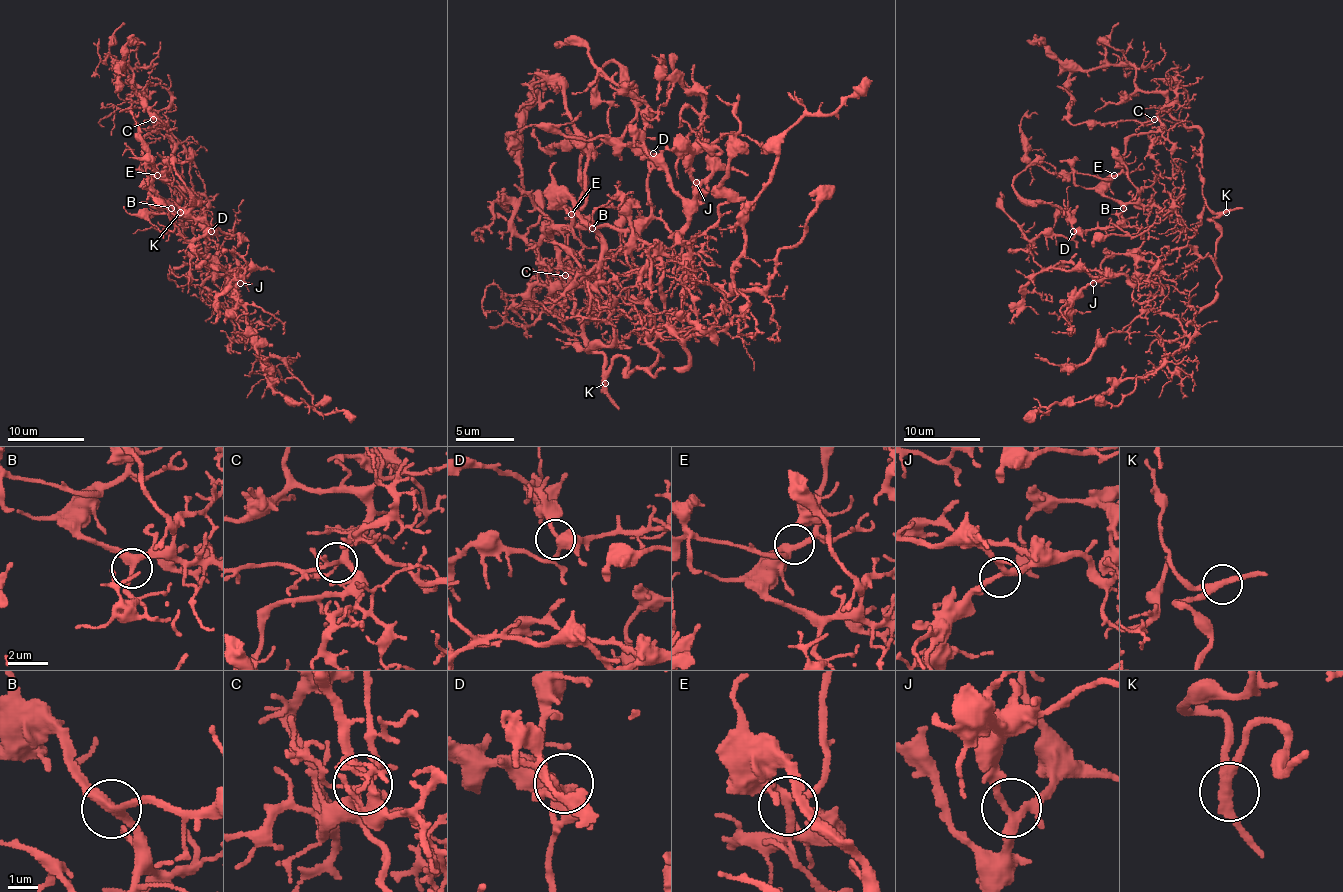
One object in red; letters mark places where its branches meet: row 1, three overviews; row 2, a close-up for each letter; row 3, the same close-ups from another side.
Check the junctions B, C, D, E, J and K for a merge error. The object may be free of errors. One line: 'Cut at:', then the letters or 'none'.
Cut at: none

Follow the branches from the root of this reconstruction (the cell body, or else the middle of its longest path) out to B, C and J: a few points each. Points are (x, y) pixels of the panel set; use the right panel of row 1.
B: (1195, 231), (1187, 227), (1175, 210), (1166, 211), (1160, 206), (1141, 206), (1137, 202), (1129, 202), (1123, 208)
C: (1195, 231), (1175, 210), (1118, 202), (1104, 194), (1121, 169), (1125, 142), (1154, 131), (1160, 125), (1154, 119)
J: (1195, 231), (1189, 242), (1175, 248), (1152, 275), (1141, 275), (1135, 283), (1123, 275), (1093, 283)

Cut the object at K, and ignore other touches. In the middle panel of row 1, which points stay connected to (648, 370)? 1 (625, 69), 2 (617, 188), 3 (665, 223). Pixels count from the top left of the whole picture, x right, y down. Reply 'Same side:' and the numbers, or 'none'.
Same side: 2

